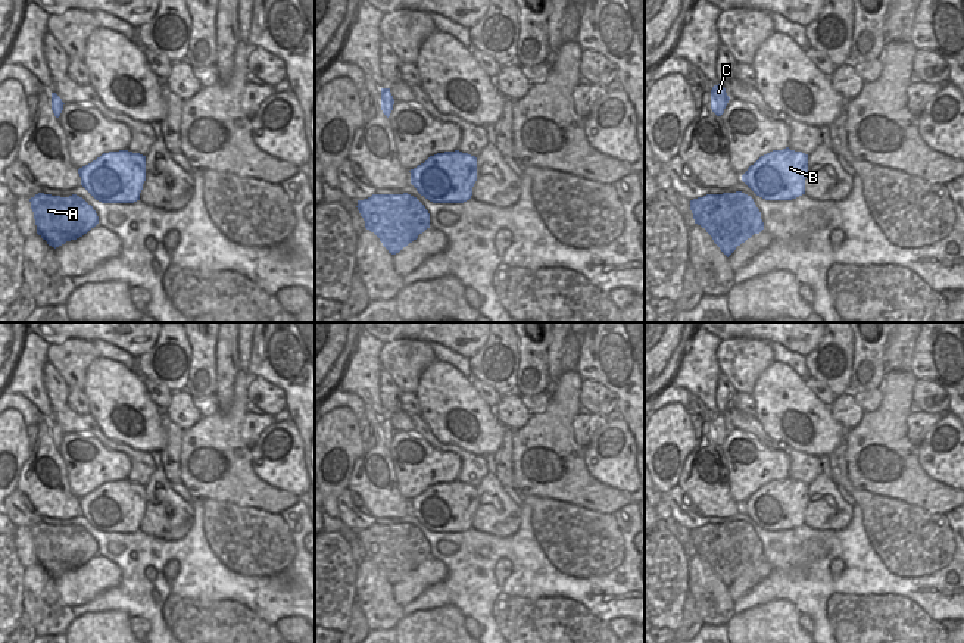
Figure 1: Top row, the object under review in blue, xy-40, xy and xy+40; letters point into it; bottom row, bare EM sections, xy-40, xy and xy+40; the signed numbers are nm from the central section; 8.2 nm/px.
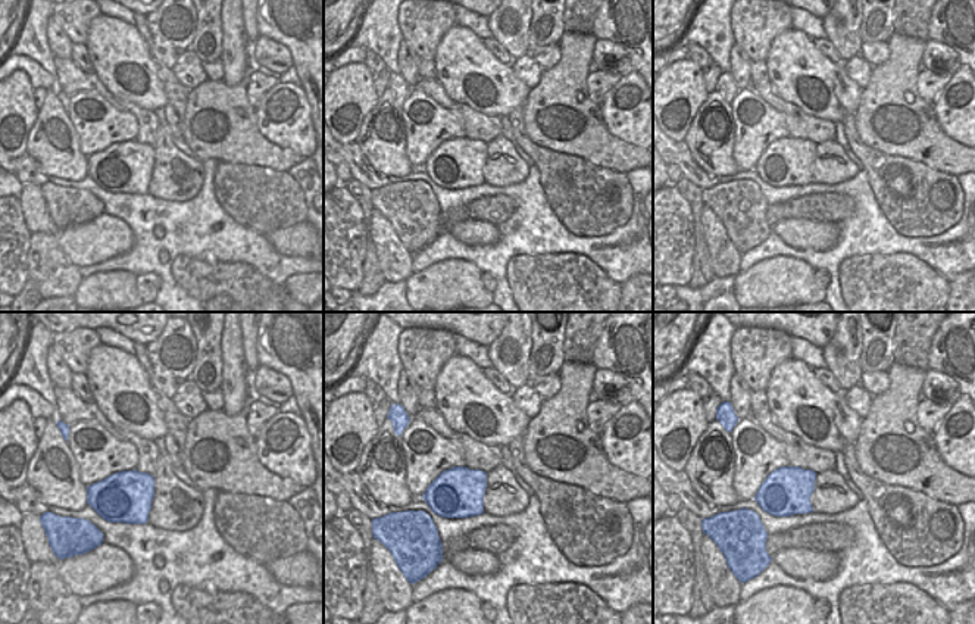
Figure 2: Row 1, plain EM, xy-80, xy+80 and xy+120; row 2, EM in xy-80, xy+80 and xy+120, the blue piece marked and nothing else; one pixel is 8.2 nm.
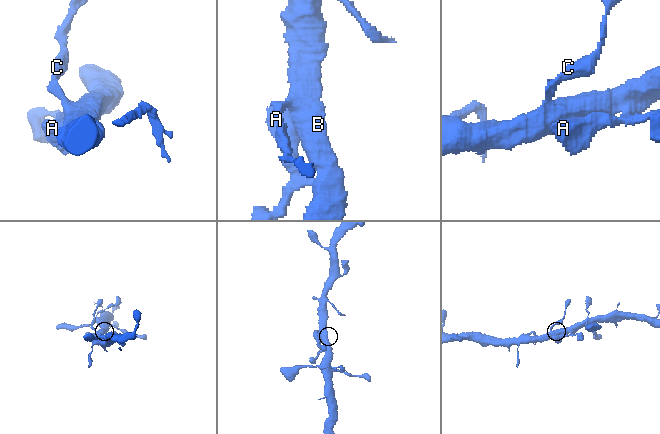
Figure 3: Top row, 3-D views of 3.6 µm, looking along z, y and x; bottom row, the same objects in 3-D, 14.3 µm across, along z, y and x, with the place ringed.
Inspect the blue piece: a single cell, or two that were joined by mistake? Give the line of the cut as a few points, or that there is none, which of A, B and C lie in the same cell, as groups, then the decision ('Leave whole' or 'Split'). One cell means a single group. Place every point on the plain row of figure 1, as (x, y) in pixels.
No split. Groups: A B C. Leave whole.

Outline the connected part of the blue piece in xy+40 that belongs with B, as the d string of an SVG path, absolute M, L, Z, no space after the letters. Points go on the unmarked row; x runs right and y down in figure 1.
M786 477L761 486L742 511L765 530L792 530L805 524L807 503L808 484Z

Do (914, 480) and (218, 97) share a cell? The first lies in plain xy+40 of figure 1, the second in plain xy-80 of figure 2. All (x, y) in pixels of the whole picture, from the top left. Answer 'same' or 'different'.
same

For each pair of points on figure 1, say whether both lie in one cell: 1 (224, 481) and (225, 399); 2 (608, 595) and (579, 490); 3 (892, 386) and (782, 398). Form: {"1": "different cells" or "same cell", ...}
{"1": "different cells", "2": "different cells", "3": "different cells"}

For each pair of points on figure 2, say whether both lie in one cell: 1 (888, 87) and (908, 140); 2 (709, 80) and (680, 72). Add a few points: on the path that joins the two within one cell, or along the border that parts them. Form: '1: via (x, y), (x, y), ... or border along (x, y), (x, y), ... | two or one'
1: via (890, 100), (891, 115), (903, 127) | one
2: border along (700, 68), (703, 87), (708, 93) | two

